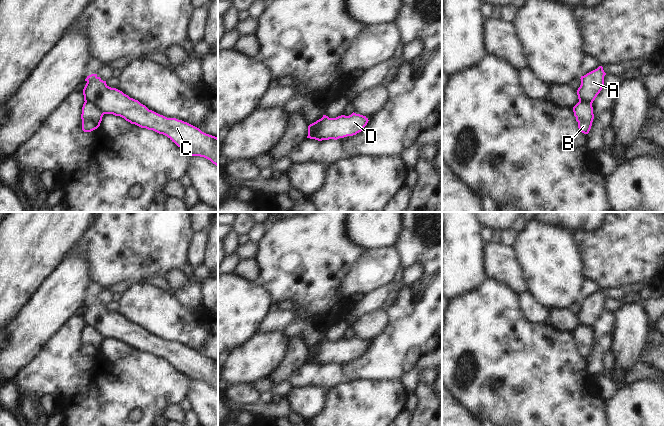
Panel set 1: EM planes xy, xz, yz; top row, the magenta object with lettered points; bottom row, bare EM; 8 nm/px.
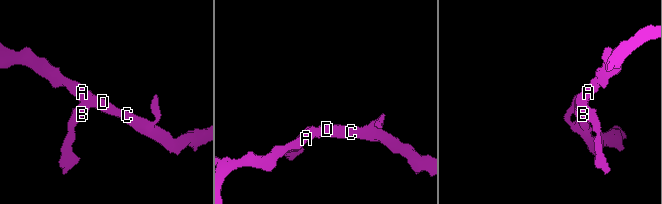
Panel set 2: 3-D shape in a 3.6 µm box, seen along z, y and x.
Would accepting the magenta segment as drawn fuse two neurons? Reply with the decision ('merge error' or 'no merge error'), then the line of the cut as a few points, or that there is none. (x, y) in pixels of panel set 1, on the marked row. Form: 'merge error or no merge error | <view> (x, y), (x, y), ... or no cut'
merge error | xy (85, 101), (93, 103), (104, 113)

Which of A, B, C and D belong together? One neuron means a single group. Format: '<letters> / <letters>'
A C D / B

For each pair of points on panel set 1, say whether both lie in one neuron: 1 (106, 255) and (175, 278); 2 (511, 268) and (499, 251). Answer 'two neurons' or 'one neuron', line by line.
1: two neurons
2: one neuron

